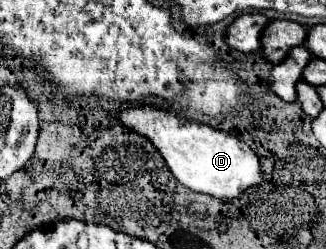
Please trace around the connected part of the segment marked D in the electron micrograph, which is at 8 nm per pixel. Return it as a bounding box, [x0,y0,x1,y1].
[117,106,263,200]

